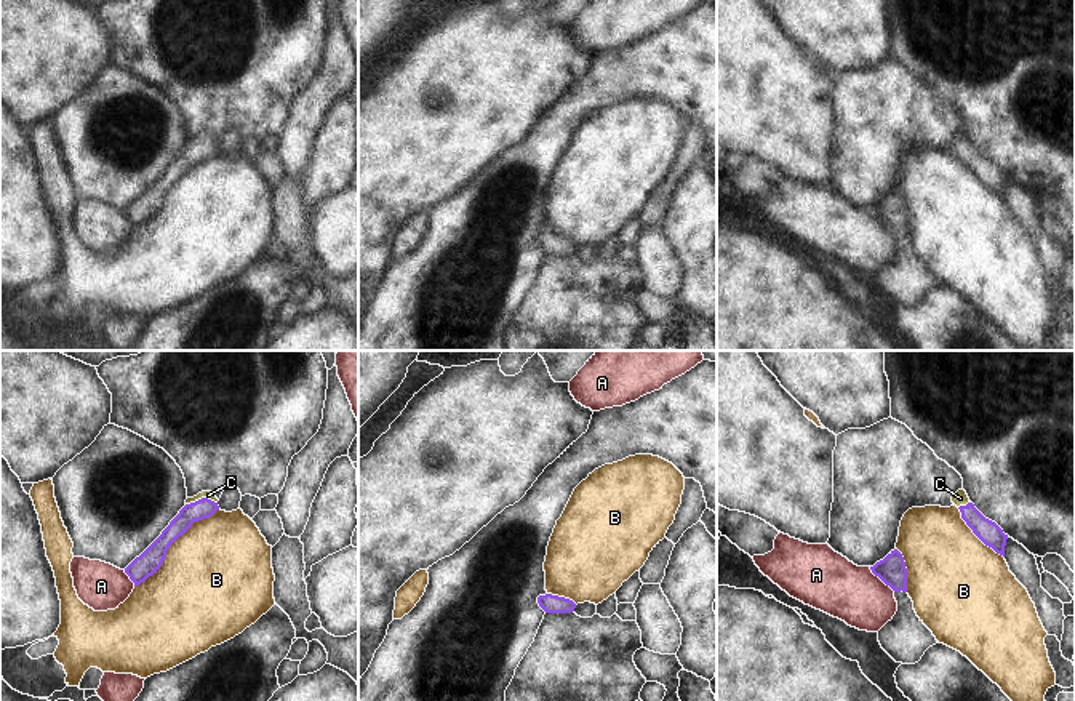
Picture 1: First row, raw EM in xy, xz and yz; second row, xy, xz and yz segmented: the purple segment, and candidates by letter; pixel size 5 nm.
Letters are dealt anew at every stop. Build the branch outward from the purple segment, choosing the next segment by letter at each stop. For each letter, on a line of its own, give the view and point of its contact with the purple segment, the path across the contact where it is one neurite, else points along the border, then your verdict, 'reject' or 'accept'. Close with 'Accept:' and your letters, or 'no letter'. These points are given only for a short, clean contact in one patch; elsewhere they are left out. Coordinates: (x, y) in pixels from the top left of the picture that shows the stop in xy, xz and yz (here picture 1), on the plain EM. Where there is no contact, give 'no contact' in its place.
A: meets purple in yz at (882, 221); reject
B: meets purple in xy at (171, 184); reject
C: meets purple in xy at (202, 140); runs through xy (203, 149), (202, 140), (208, 136); accept
Accept: C

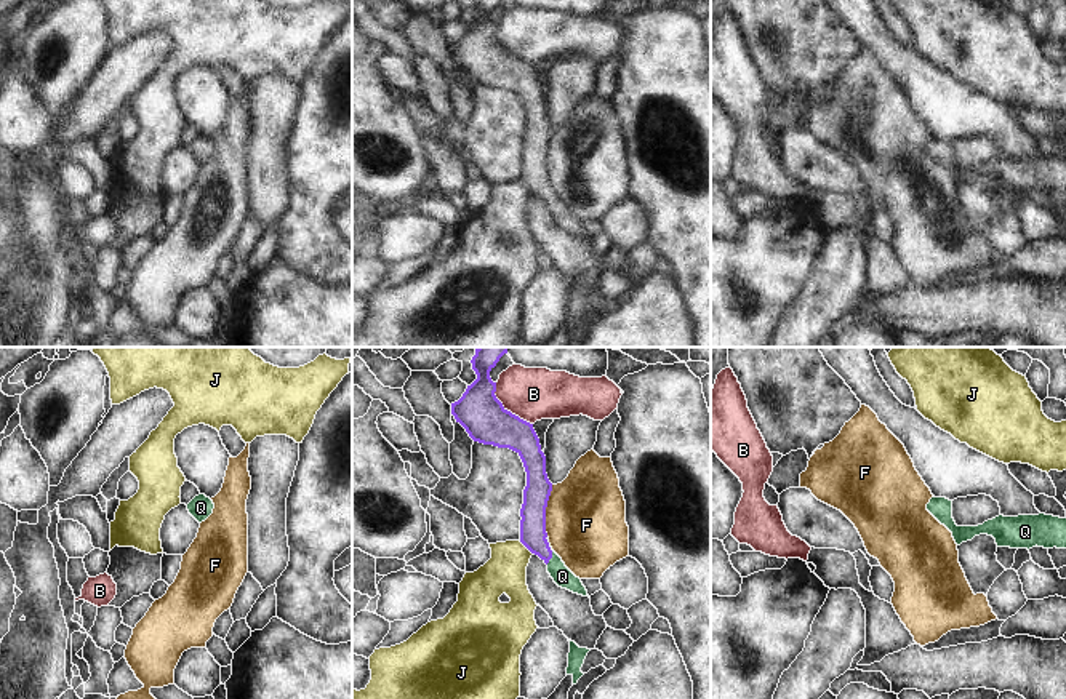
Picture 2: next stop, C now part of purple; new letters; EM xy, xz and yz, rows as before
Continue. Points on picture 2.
B: meets purple in xz at (506, 51); reject
F: meets purple in xz at (545, 152); border along xz (553, 127), (546, 149), (546, 178); reject
J: meets purple in xz at (525, 187); border along xz (519, 183), (532, 195); reject
Q: meets purple in xz at (551, 192); runs through xz (533, 176), (551, 192), (551, 200), (562, 218); accept
Accept: Q

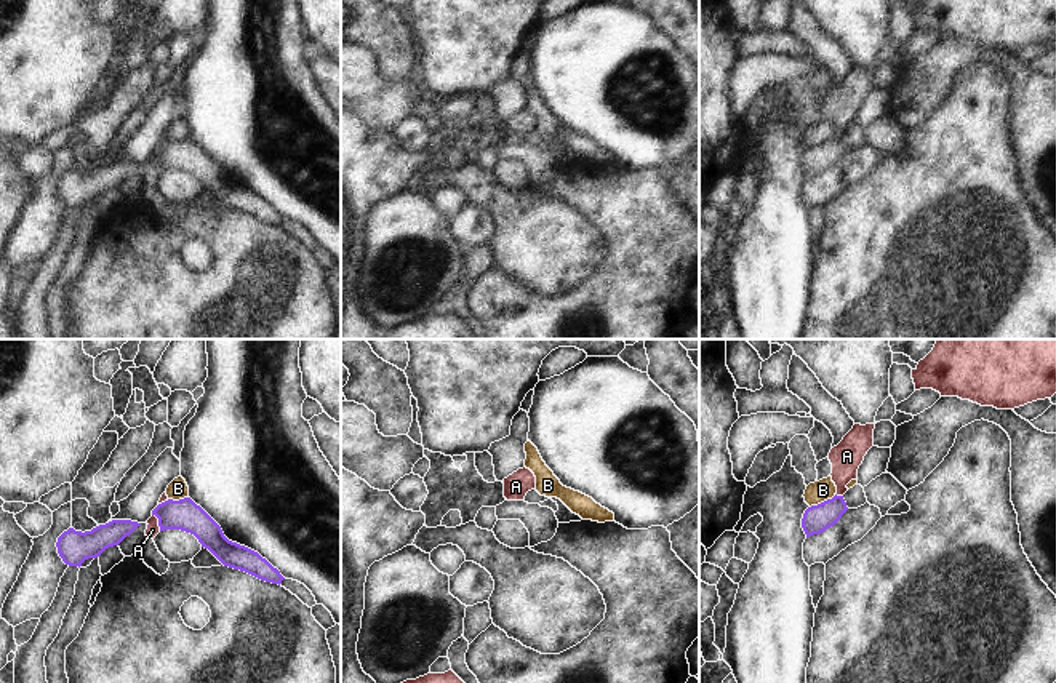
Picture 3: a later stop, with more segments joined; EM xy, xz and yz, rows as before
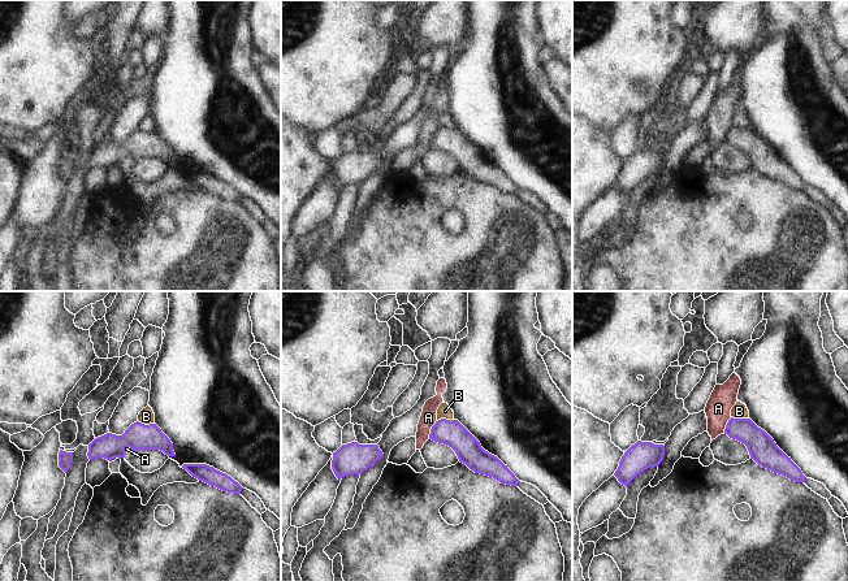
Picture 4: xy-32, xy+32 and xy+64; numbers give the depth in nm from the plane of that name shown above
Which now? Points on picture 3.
A: meets purple in xy at (159, 163); border along xy (152, 155), (160, 171); reject
B: meets purple in yz at (824, 143); border along yz (836, 136), (810, 149); reject
Accept: no letter

